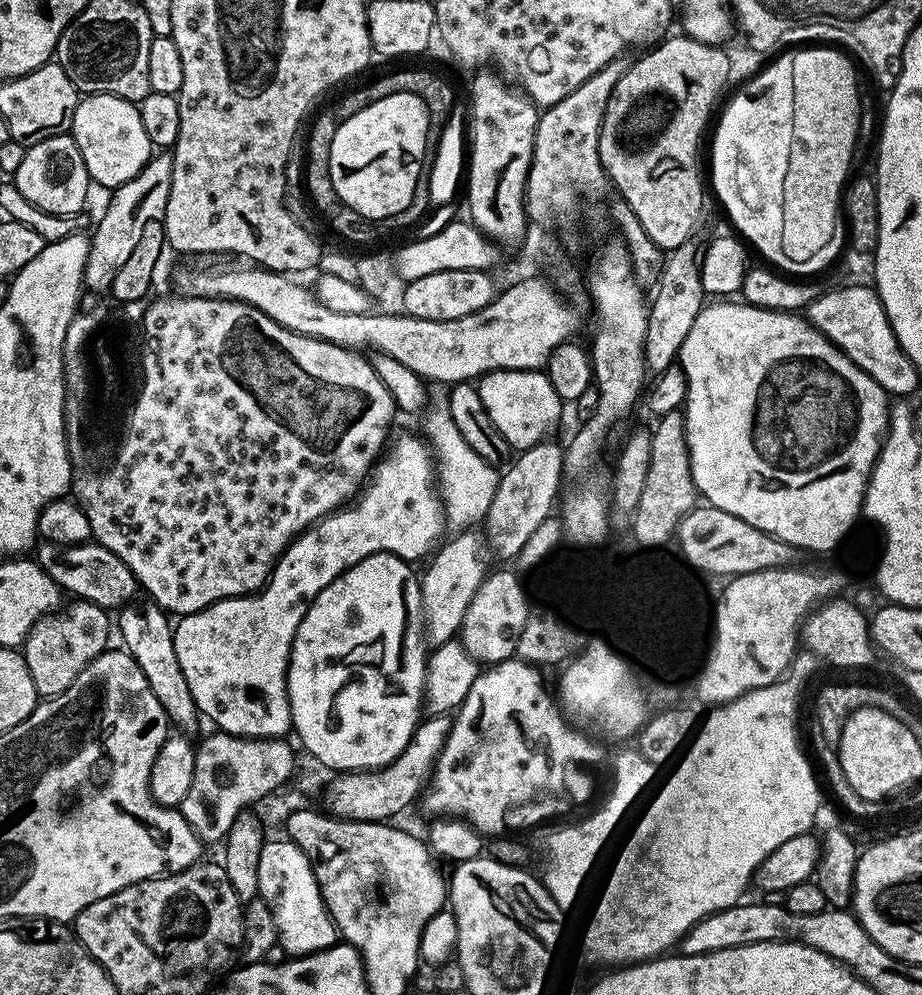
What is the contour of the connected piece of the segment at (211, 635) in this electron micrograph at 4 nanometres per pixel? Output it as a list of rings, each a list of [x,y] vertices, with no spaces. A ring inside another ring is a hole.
[[[400,436],[397,440],[395,437],[373,464],[354,503],[324,516],[301,536],[297,536],[281,554],[267,584],[259,592],[251,596],[219,600],[202,611],[181,617],[175,623],[175,653],[190,687],[191,697],[195,700],[197,711],[212,720],[219,731],[251,740],[287,737],[293,731],[288,701],[289,654],[294,634],[317,594],[326,590],[326,586],[330,586],[330,582],[338,579],[345,570],[376,552],[389,552],[403,560],[417,562],[437,547],[436,539],[446,532],[444,504],[440,501],[438,491],[434,453],[417,436]]]

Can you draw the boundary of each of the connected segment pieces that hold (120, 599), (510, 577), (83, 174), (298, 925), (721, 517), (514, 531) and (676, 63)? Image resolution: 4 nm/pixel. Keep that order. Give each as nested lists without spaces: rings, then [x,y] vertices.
[[[44,542],[35,549],[34,559],[48,573],[48,577],[60,585],[65,593],[73,592],[71,594],[73,597],[89,600],[99,608],[119,610],[125,604],[137,599],[136,576],[128,569],[126,562],[122,562],[122,558],[118,558],[118,554],[106,550],[106,546],[101,544],[95,542],[83,544]]]
[[[492,570],[485,575],[482,586],[478,586],[466,610],[466,618],[458,633],[458,639],[464,649],[484,666],[495,666],[501,664],[503,660],[513,659],[516,656],[520,635],[526,626],[526,618],[530,611],[528,592],[524,589],[523,582],[519,580],[521,577],[513,572]]]
[[[65,134],[31,145],[24,153],[22,166],[18,166],[14,183],[22,194],[26,194],[26,198],[30,198],[30,202],[34,202],[34,206],[50,214],[75,216],[88,200],[90,177],[76,141]]]
[[[265,839],[262,854],[258,854],[259,899],[270,906],[278,933],[278,944],[292,952],[293,957],[323,952],[337,943],[338,933],[332,915],[324,905],[314,870],[303,850],[290,839]]]
[[[697,506],[686,513],[676,527],[675,539],[680,540],[681,554],[698,571],[709,572],[712,576],[731,578],[797,563],[798,549],[794,545],[750,526],[750,522],[742,522],[742,518],[734,518],[734,514],[726,514],[726,510],[711,506]]]
[[[543,440],[523,449],[511,461],[501,473],[498,490],[482,521],[485,543],[504,560],[517,559],[527,539],[553,513],[564,480],[564,448],[562,444],[550,441]]]
[[[685,34],[663,40],[641,60],[633,59],[622,78],[618,78],[606,102],[598,138],[598,154],[611,187],[620,191],[617,192],[619,199],[630,206],[650,242],[654,242],[661,250],[671,250],[693,239],[692,231],[704,208],[706,184],[700,181],[700,164],[696,161],[696,155],[700,152],[700,135],[728,80],[732,64],[723,47],[703,44]]]

